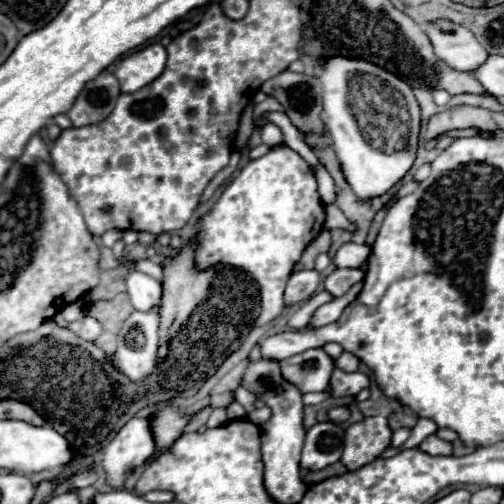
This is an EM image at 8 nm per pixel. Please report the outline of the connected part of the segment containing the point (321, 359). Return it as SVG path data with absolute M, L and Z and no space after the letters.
M307 349L281 361L283 377L297 385L303 393L325 391L329 387L333 369L333 359L323 349Z

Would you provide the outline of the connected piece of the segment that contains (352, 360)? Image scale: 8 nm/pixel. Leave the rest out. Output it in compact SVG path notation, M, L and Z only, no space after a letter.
M345 351L345 353L335 361L335 365L337 365L341 371L353 373L353 371L357 371L357 367L359 367L359 359L357 359L355 355L351 355L351 353Z

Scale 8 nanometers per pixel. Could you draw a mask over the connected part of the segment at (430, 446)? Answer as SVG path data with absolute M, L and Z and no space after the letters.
M429 435L419 447L429 455L453 455L453 445L449 441L439 439L437 435Z

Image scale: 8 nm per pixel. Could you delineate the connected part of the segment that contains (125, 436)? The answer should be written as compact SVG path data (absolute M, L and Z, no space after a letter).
M149 417L129 419L121 431L103 449L101 467L105 471L105 481L111 487L123 487L125 479L143 465L155 451L155 441L151 435Z

